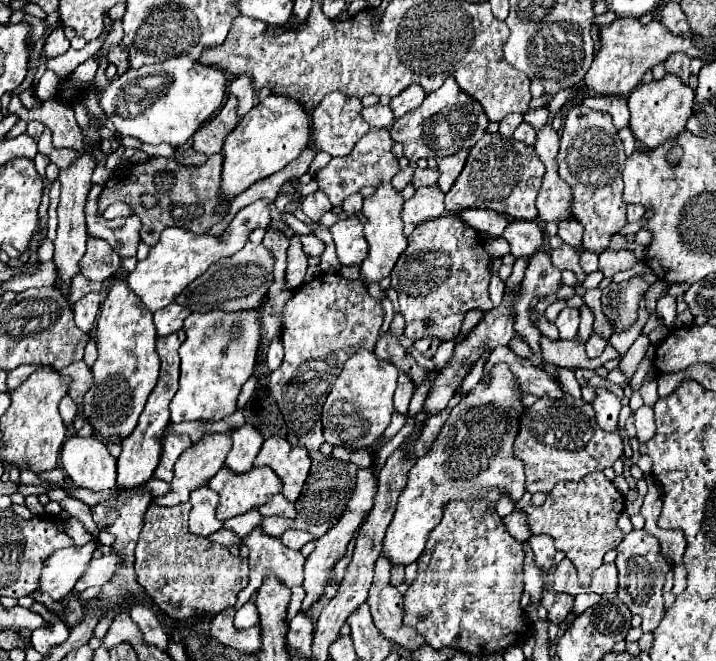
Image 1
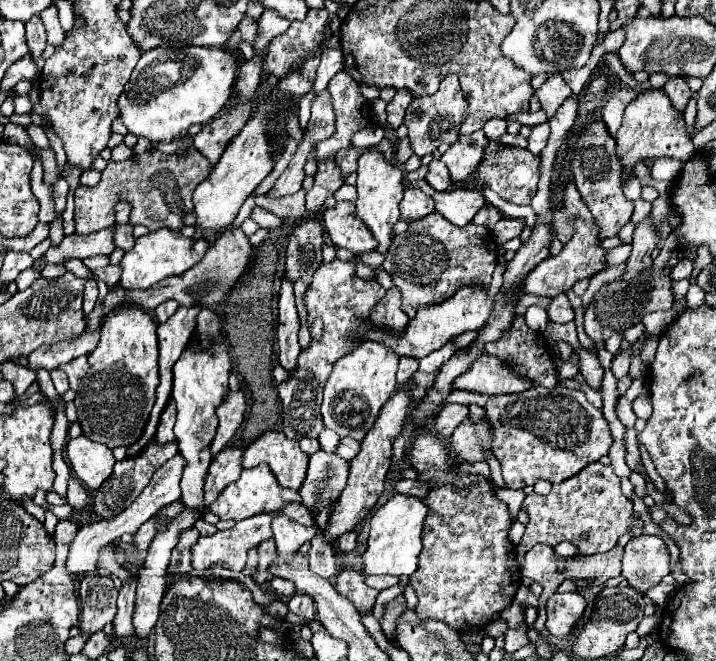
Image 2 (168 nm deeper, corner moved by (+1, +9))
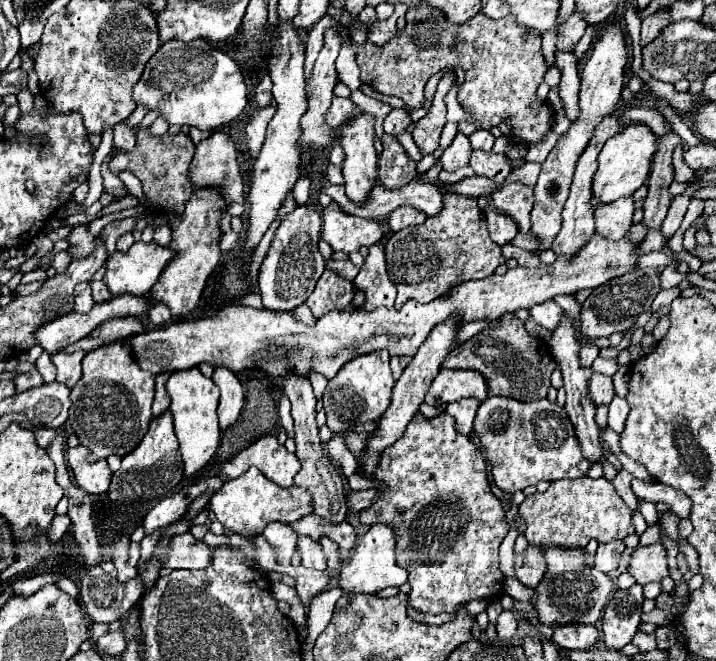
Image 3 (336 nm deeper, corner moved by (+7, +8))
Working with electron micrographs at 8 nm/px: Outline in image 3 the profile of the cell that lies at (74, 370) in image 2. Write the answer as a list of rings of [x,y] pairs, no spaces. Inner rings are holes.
[[[58,352],[58,354],[54,354],[54,356],[52,356],[52,362],[54,362],[56,370],[58,370],[56,382],[62,382],[62,384],[66,384],[68,388],[72,388],[72,386],[80,380],[80,376],[82,376],[82,372],[80,372],[80,362],[82,362],[84,356],[86,356],[84,352],[72,352],[72,354]]]

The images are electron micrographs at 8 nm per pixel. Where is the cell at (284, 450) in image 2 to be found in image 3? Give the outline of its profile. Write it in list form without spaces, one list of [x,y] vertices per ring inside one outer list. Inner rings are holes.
[[[264,436],[244,448],[238,456],[228,460],[222,468],[226,478],[242,476],[250,466],[256,466],[268,480],[276,482],[282,488],[292,486],[294,476],[300,470],[300,462],[296,454],[290,454],[282,444],[278,444],[276,436]]]

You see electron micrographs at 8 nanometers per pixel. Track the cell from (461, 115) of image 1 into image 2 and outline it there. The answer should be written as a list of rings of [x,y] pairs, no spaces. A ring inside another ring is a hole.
[[[446,75],[440,83],[440,89],[428,97],[414,97],[406,109],[404,125],[408,127],[408,139],[416,155],[428,155],[438,149],[440,143],[456,143],[460,139],[460,125],[468,115],[468,103],[460,91],[458,77]]]

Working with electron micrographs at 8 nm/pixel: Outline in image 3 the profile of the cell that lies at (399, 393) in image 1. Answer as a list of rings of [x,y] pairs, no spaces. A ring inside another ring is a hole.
[[[392,356],[392,358],[390,358],[390,366],[392,366],[392,376],[394,376],[394,380],[400,378],[402,370],[408,366],[408,362],[410,362],[408,356]]]

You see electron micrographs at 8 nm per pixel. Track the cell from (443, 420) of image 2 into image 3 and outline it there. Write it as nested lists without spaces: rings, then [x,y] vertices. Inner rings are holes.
[[[464,398],[464,400],[448,404],[446,406],[446,414],[450,414],[456,420],[456,430],[458,432],[472,434],[472,424],[474,424],[478,406],[480,406],[480,400],[476,400],[476,398]]]

